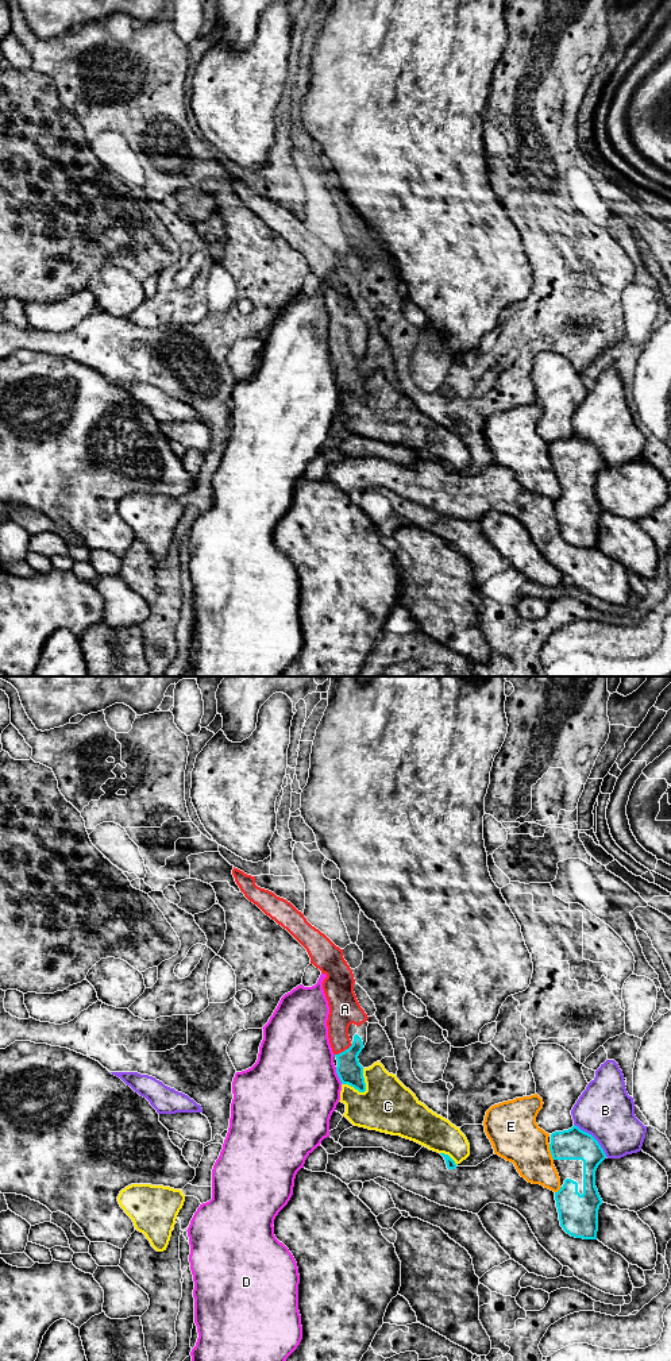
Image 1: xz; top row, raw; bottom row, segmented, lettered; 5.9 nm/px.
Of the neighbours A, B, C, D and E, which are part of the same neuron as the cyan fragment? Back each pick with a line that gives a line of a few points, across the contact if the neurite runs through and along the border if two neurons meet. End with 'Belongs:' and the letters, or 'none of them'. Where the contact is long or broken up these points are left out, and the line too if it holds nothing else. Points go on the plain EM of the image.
A: line xz (349, 378), (344, 359), (344, 317)
Belongs: A

